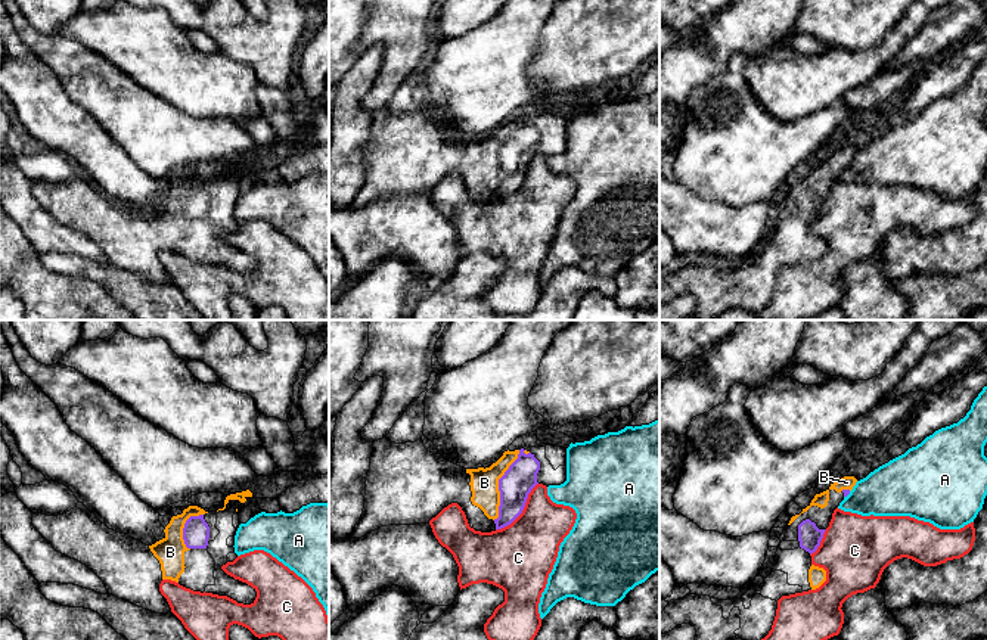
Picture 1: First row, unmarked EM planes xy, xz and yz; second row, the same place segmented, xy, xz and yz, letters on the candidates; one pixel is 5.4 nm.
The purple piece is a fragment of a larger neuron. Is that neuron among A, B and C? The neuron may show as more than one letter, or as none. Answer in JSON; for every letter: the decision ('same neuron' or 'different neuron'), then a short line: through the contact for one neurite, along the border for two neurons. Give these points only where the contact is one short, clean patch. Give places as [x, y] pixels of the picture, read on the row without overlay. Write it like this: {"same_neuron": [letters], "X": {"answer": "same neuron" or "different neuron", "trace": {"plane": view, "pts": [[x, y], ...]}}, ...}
{"same_neuron": ["B"], "A": {"answer": "different neuron", "trace": {"plane": "yz", "pts": [[850, 161], [844, 167]]}}, "B": {"answer": "same neuron"}, "C": {"answer": "different neuron", "trace": {"plane": "xz", "pts": [[537, 152], [528, 164], [524, 179], [509, 193], [496, 199]]}}}

